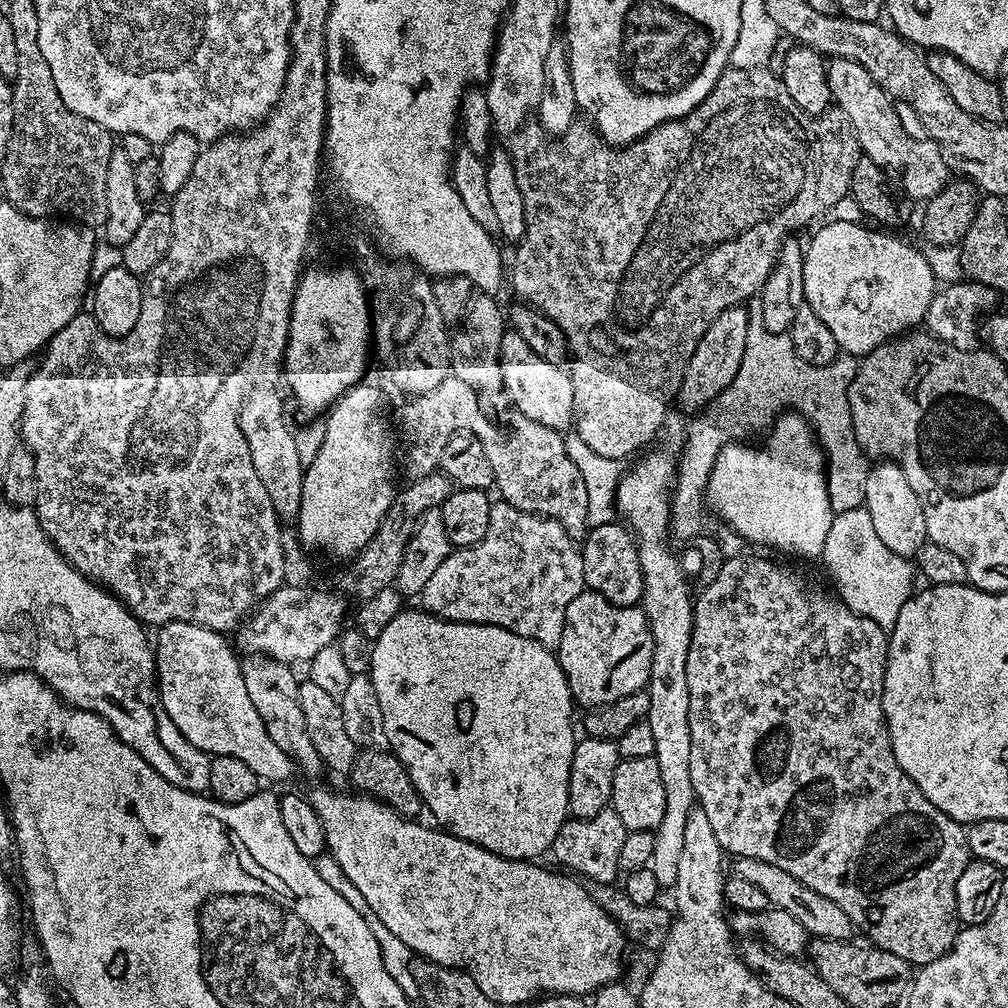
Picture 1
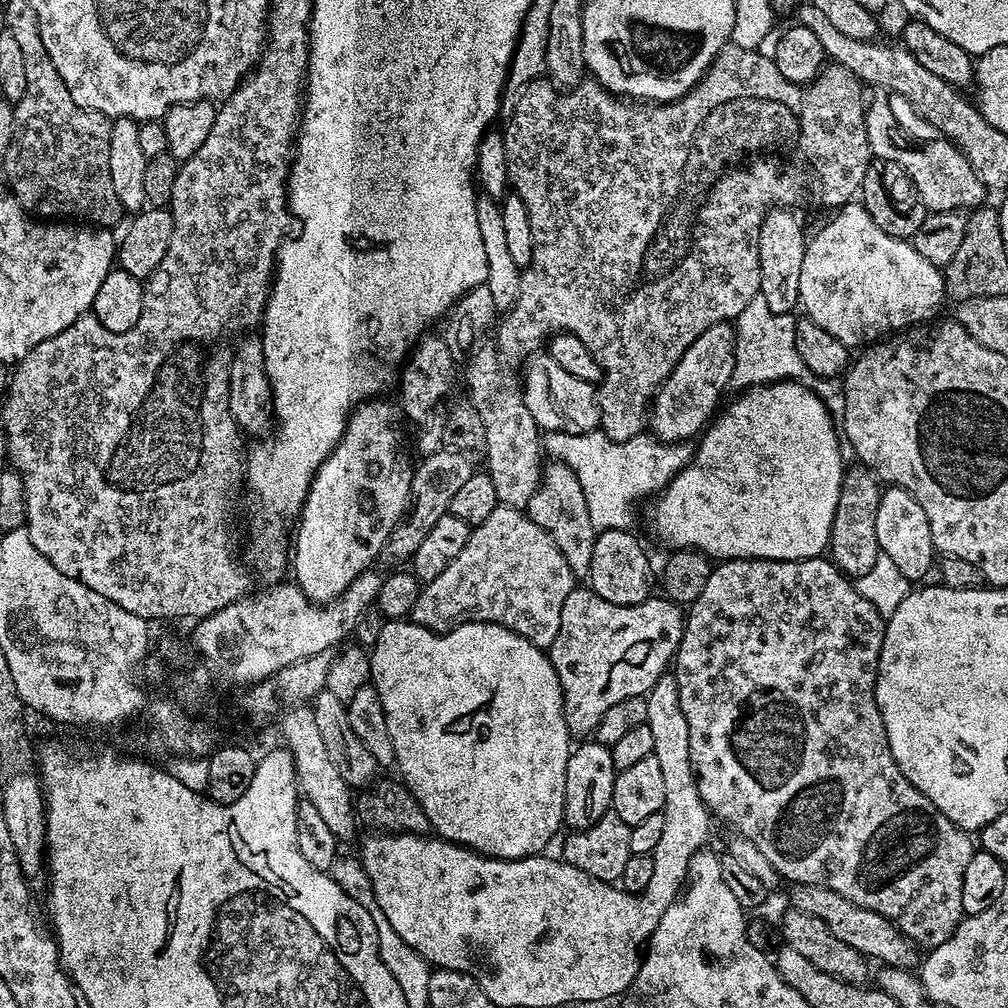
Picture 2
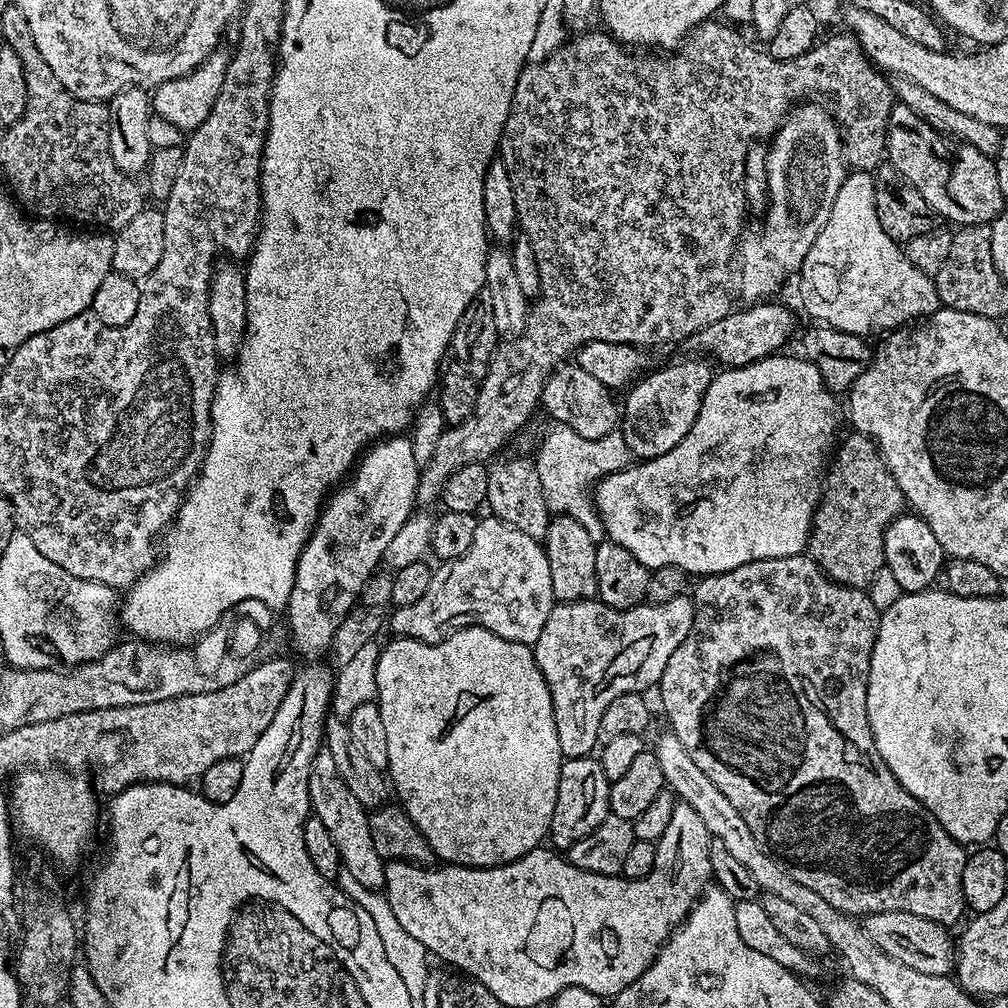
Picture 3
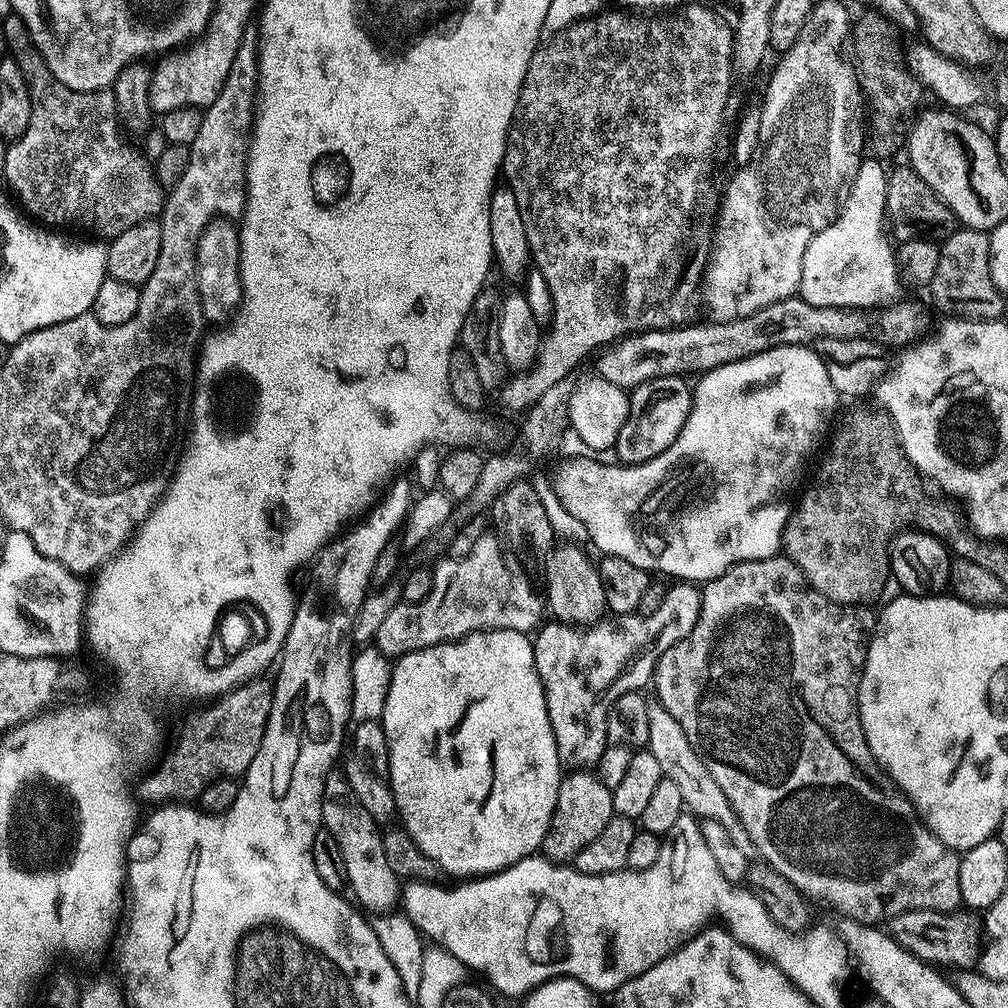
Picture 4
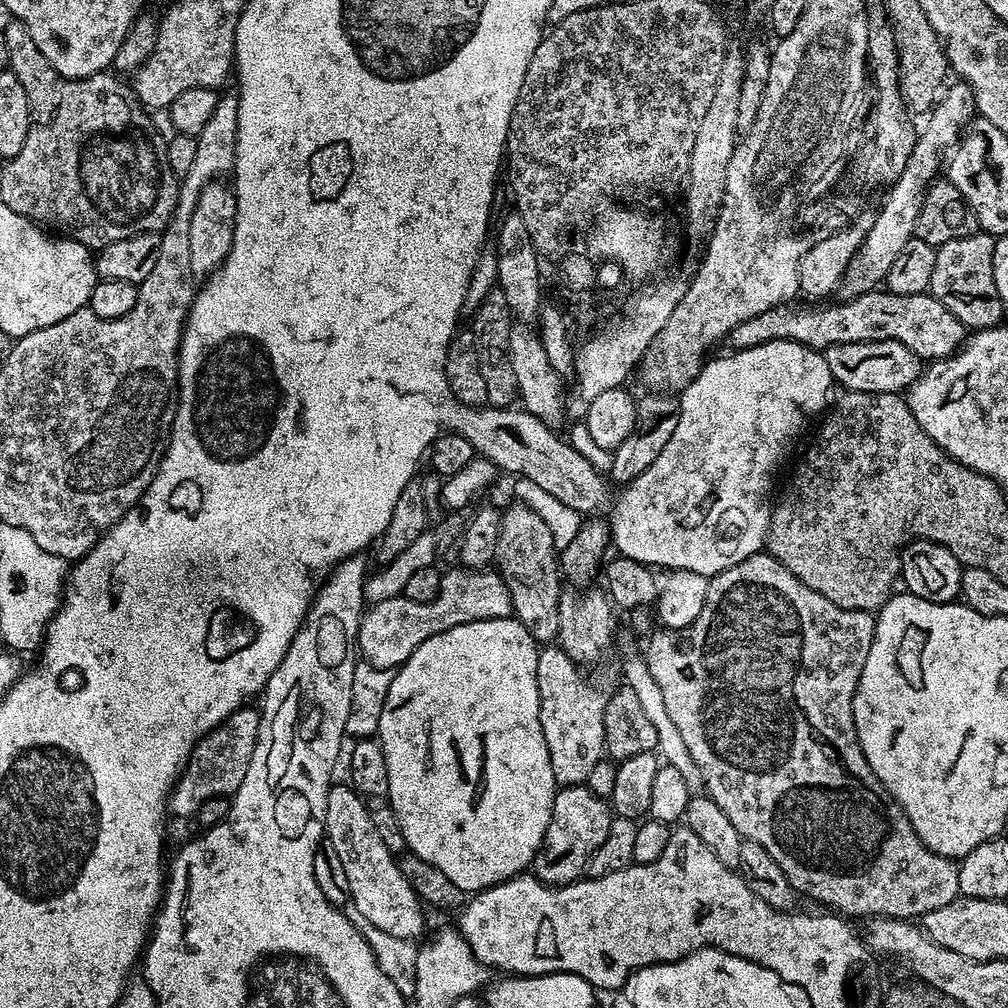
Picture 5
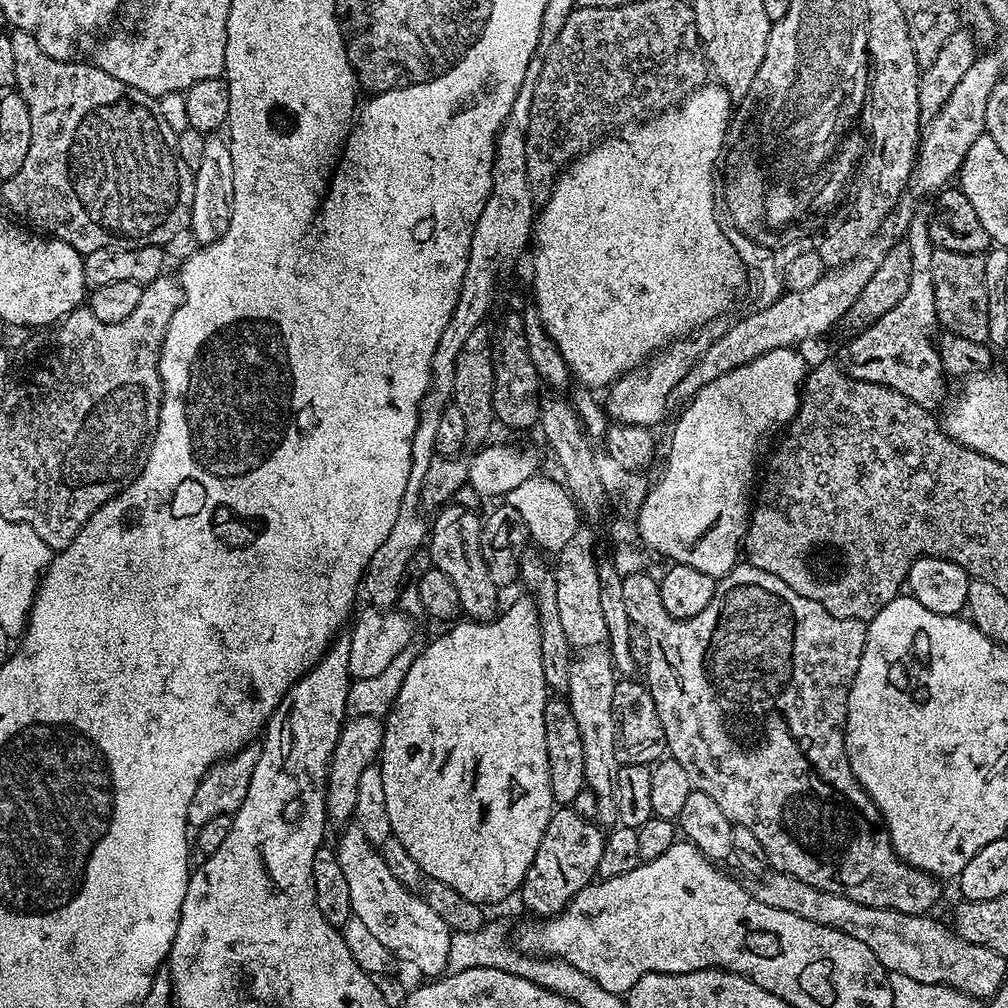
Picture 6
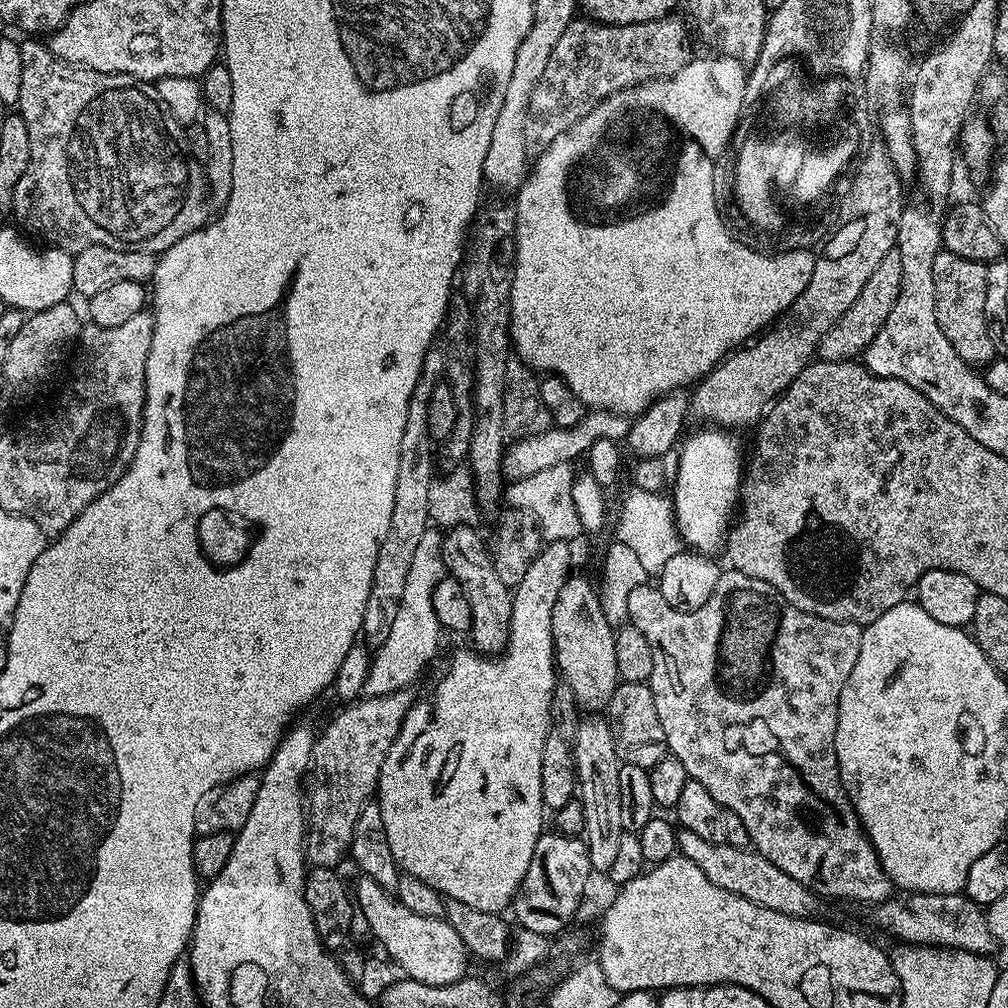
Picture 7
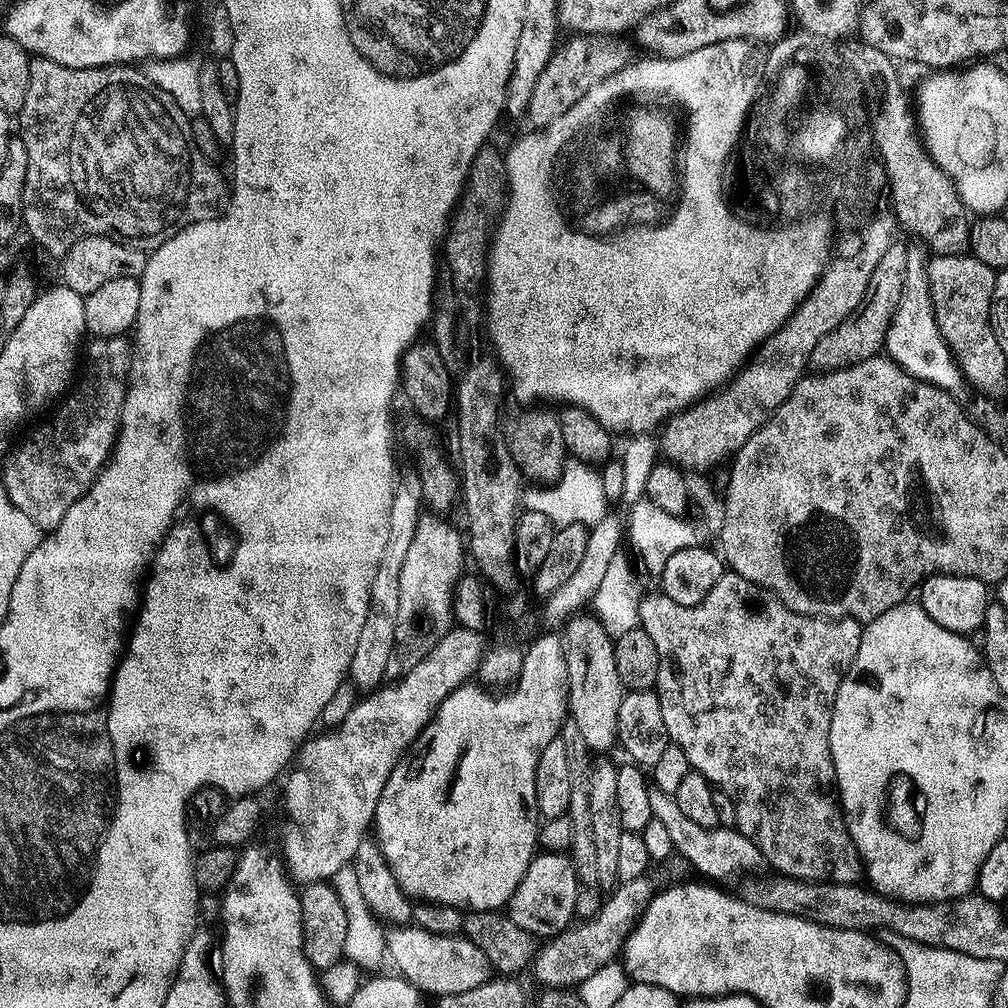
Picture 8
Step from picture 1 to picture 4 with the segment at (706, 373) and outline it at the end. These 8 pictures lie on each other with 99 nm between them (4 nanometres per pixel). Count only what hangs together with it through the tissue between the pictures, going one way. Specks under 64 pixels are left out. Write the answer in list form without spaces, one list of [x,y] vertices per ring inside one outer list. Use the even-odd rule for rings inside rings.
[[[663,376],[631,389],[629,417],[619,431],[613,448],[619,463],[625,467],[644,464],[673,444],[682,426],[686,426],[686,418],[692,409],[693,389],[688,383],[683,376]]]

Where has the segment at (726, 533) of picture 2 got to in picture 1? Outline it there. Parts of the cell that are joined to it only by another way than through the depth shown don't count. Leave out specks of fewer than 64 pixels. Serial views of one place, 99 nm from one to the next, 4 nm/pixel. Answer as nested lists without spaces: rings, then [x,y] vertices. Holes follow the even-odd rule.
[[[785,410],[776,417],[767,433],[768,448],[751,448],[748,442],[724,445],[708,475],[706,504],[724,519],[723,523],[738,533],[749,545],[765,544],[796,556],[819,557],[834,515],[828,493],[828,473],[824,450],[811,424],[799,412]]]

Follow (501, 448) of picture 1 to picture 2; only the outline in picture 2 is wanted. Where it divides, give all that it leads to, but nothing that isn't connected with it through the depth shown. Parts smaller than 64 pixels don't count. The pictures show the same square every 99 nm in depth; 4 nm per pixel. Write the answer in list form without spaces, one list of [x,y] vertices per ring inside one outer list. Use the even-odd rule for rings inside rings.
[[[559,462],[548,463],[543,465],[540,485],[534,498],[530,498],[526,514],[538,526],[542,526],[550,538],[554,538],[554,544],[562,552],[570,570],[577,577],[584,578],[590,570],[590,557],[594,554],[597,533],[590,522],[590,510],[586,510],[586,494],[568,466]]]

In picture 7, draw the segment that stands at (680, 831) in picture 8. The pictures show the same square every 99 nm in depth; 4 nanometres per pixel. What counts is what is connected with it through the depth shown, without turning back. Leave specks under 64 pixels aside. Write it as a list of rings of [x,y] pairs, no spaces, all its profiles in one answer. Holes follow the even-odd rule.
[[[681,831],[678,836],[678,852],[690,862],[694,862],[694,866],[698,866],[698,870],[702,870],[702,874],[706,874],[710,882],[714,882],[714,886],[722,886],[722,890],[730,890],[730,894],[738,894],[758,906],[778,910],[787,916],[812,918],[819,913],[816,911],[819,910],[822,900],[817,893],[802,886],[798,878],[790,878],[786,870],[778,870],[774,862],[770,862],[755,850],[705,842],[698,838],[698,834]]]

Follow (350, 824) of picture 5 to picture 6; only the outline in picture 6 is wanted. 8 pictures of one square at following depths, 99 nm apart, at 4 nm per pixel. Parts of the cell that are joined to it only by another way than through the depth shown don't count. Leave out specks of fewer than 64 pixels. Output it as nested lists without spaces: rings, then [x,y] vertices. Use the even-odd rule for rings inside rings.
[[[355,826],[345,827],[341,832],[344,833],[340,841],[334,844],[334,851],[350,890],[353,917],[362,921],[397,961],[405,960],[410,967],[417,968],[424,978],[445,975],[449,971],[452,929],[446,926],[446,922],[442,922],[442,918],[438,918],[438,914],[434,914],[434,910],[430,910],[423,895],[402,886],[402,882],[390,874],[386,862],[366,838],[366,834],[362,834]]]

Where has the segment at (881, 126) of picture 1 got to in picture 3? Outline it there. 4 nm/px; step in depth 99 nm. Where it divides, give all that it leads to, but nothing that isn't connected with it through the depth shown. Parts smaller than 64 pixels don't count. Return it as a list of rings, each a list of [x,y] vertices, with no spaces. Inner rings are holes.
[[[893,103],[892,113],[888,119],[888,151],[886,160],[891,167],[895,168],[908,183],[930,202],[933,212],[937,217],[953,220],[956,226],[966,224],[992,223],[994,217],[1005,211],[1006,202],[1002,198],[1002,186],[998,186],[998,174],[993,157],[974,150],[974,146],[963,142],[953,142],[945,133],[937,128],[931,128],[914,110],[906,105]]]

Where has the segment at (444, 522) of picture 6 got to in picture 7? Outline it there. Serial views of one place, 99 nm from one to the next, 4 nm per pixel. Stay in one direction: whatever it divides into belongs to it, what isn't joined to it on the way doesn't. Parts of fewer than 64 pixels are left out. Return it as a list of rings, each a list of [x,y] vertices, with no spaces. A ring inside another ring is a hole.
[[[458,525],[443,533],[444,566],[460,583],[462,592],[467,596],[472,619],[470,637],[475,651],[481,654],[500,654],[507,648],[508,637],[512,635],[514,592],[506,586],[506,582],[502,582],[502,578],[498,578],[489,545],[484,545],[483,538],[475,531],[477,529],[473,525]]]

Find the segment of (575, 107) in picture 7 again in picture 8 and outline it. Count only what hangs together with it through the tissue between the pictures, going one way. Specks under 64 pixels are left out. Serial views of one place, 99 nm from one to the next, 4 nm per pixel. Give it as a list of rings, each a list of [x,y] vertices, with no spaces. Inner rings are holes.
[[[577,35],[561,43],[552,53],[550,62],[546,62],[546,70],[538,74],[538,83],[534,86],[534,94],[530,94],[530,102],[526,109],[529,125],[543,126],[549,124],[554,118],[562,115],[566,109],[574,104],[590,90],[590,86],[601,83],[607,76],[612,76],[623,68],[626,63],[624,50],[614,46],[612,40],[599,36]]]

